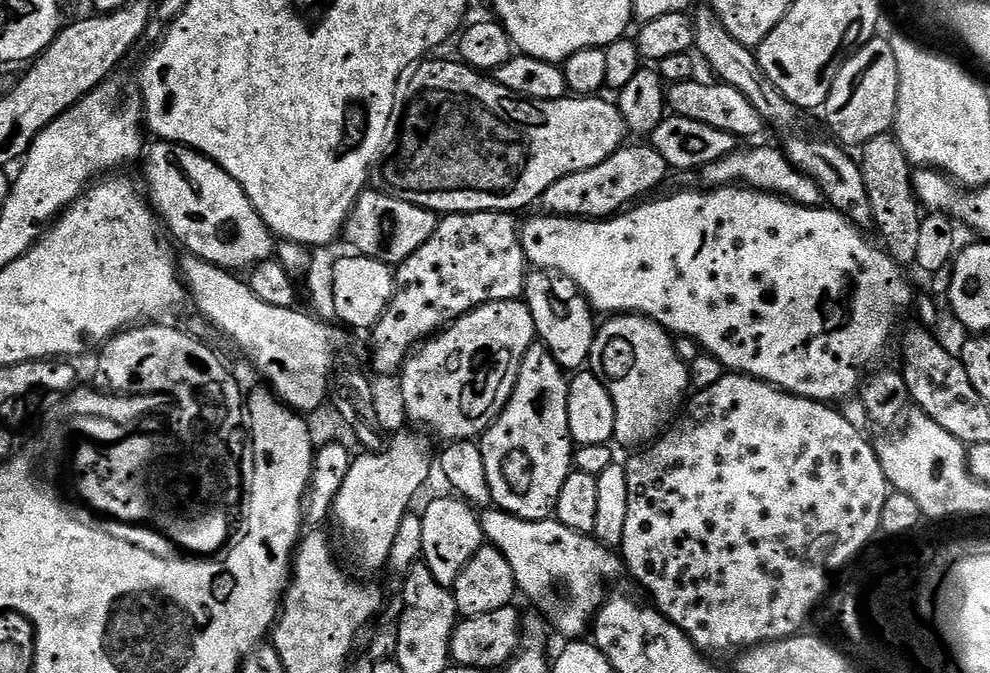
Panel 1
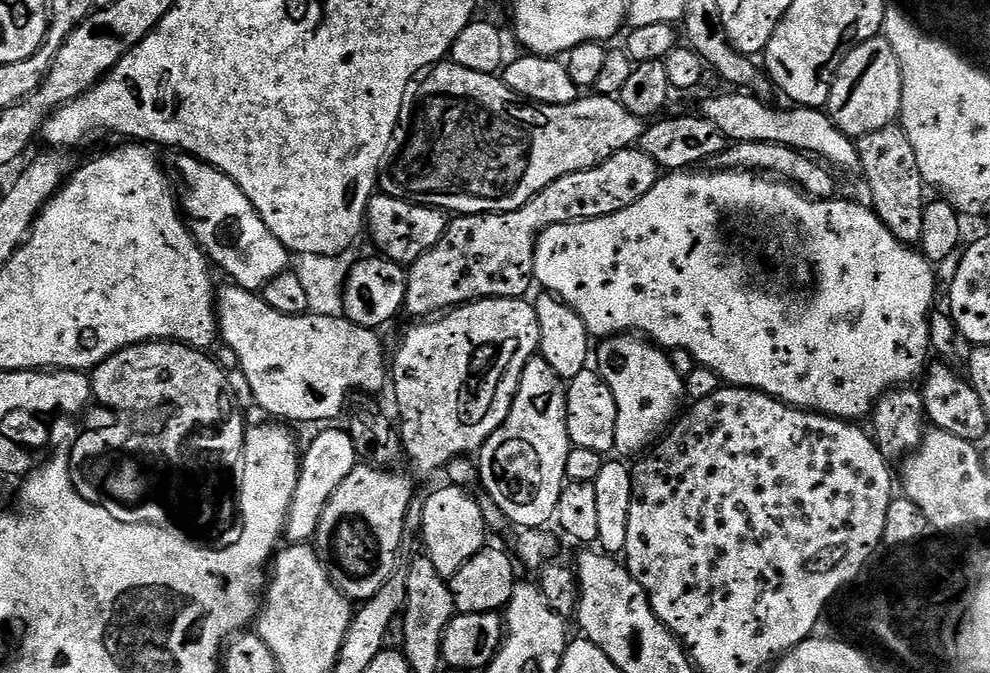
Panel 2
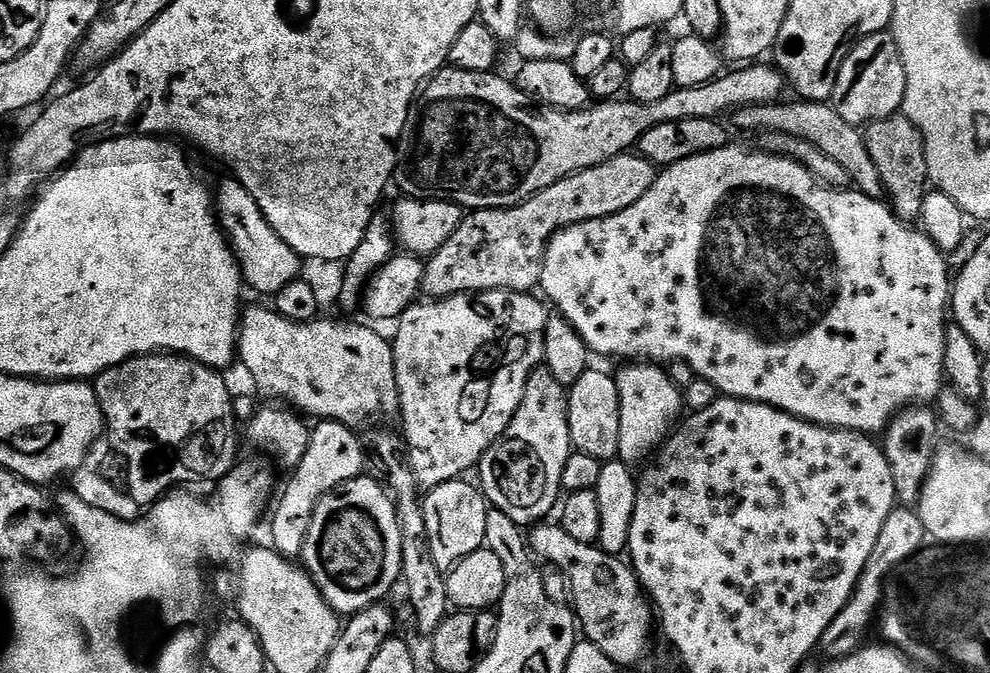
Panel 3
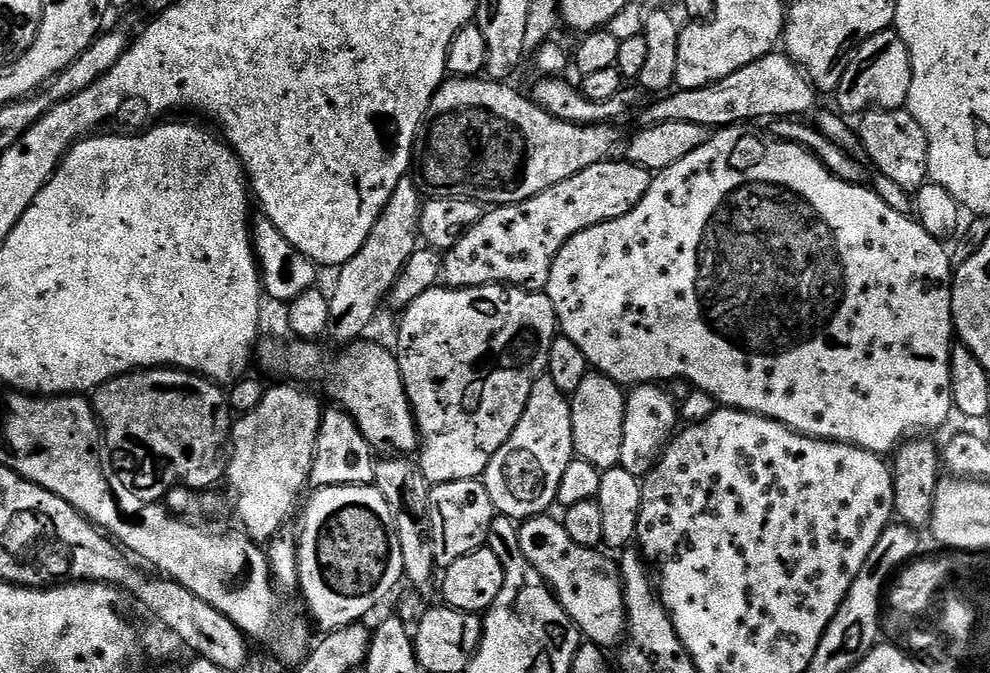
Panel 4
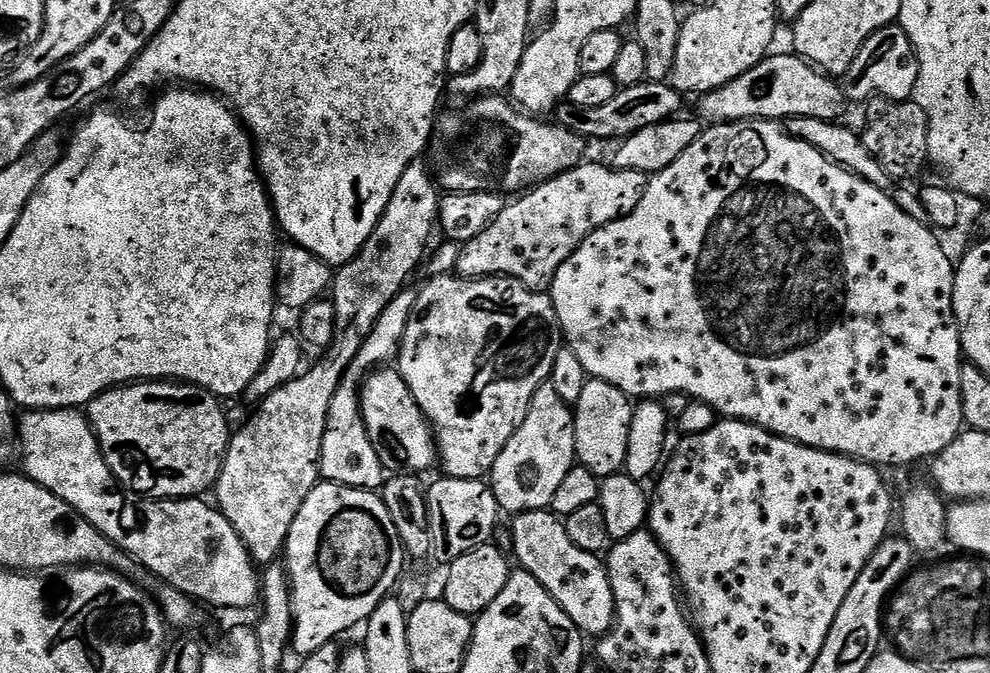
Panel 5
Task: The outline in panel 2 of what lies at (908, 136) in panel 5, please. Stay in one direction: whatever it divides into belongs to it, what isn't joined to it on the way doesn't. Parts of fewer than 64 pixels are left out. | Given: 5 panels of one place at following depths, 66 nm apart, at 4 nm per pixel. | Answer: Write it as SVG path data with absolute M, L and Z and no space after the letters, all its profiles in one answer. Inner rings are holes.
M899 123L888 124L882 130L874 130L874 134L859 137L856 140L856 149L860 159L859 175L864 176L864 184L868 187L868 196L872 199L870 201L872 211L884 223L886 230L890 230L890 234L898 237L903 244L919 245L919 232L922 230L922 214L926 203L926 197L924 197L926 185L918 170L918 157L914 155L914 146L910 146L910 138L906 138L904 129Z

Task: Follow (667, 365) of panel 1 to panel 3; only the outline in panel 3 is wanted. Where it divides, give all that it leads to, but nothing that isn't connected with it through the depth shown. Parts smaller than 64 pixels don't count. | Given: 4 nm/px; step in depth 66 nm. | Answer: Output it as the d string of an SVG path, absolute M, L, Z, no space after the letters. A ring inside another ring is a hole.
M628 362L621 368L624 369L615 373L620 399L619 459L636 466L639 460L647 461L677 427L681 419L682 388L664 373L667 371L663 367L652 362Z

